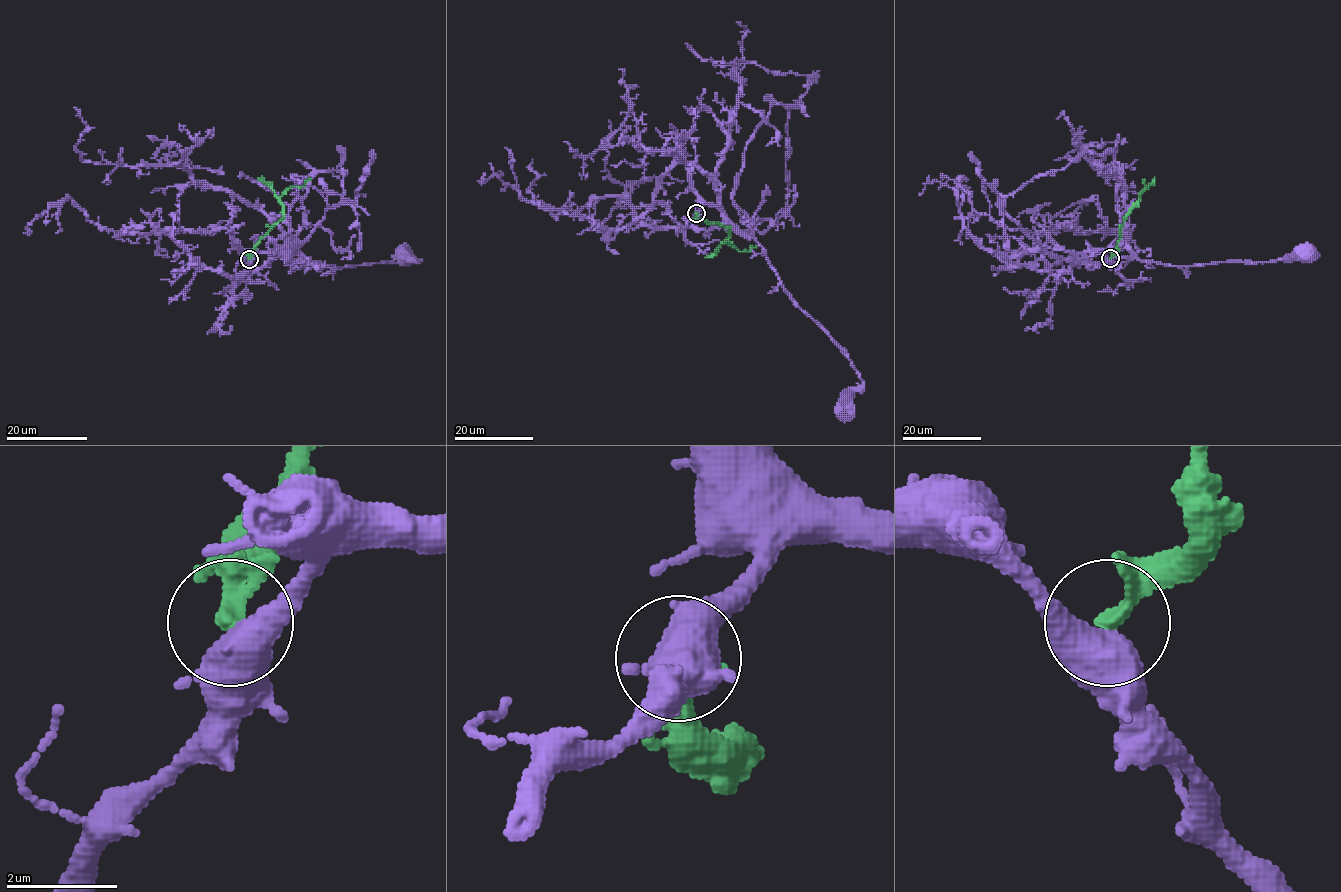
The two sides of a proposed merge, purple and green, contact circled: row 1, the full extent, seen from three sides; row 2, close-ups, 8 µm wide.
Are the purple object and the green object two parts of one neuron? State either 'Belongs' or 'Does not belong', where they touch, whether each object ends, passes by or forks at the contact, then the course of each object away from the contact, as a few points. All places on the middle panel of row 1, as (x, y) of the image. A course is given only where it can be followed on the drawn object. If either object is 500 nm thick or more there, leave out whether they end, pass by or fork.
Does not belong. Place: (696, 213). At the ring purple forks. At the ring green passes by. Course of purple: (697, 214), (704, 205), (714, 206), (750, 235), (761, 247), (783, 289), (848, 358), (862, 386), (844, 409). Course of green: (697, 214), (699, 220), (717, 222), (729, 229), (727, 243), (739, 251), (756, 246)

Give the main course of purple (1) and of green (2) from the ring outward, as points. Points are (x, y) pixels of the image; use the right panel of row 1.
1: (1111, 258), (1102, 251), (1125, 248), (1136, 258), (1173, 266), (1305, 259), (1306, 253)
2: (1111, 257), (1117, 251), (1119, 229), (1128, 210), (1148, 188), (1143, 179)

